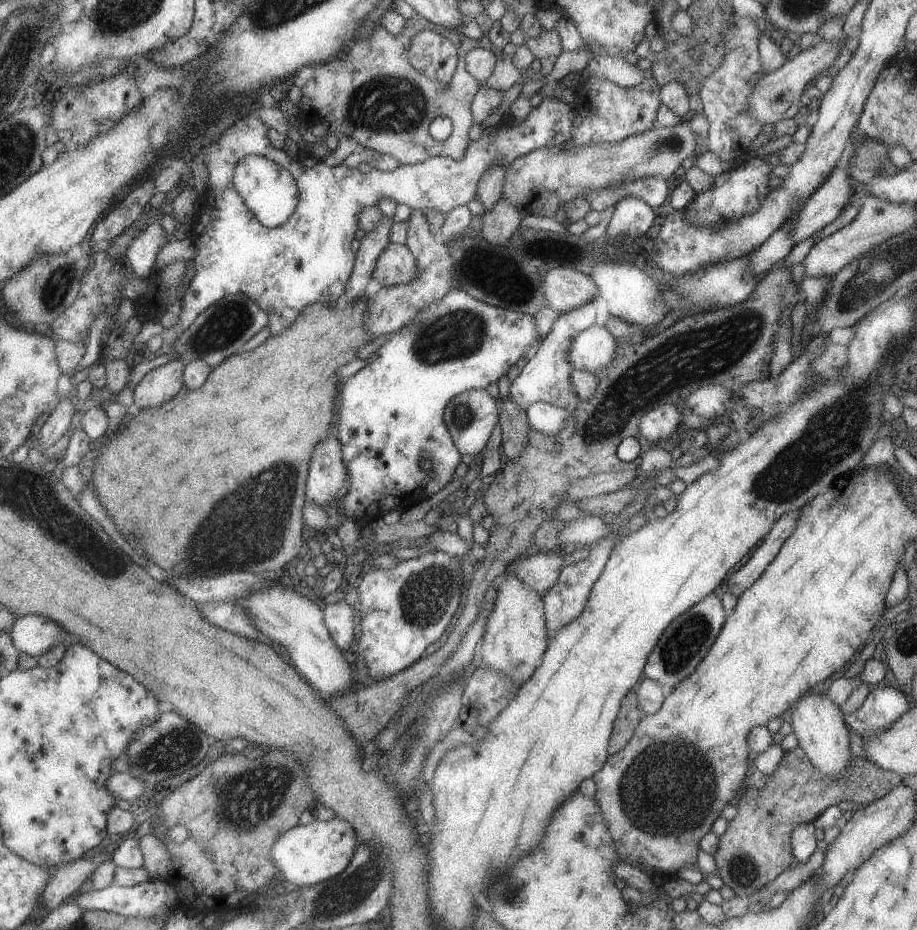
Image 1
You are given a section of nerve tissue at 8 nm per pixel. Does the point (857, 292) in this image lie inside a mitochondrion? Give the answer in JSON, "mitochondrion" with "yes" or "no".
{"mitochondrion":"yes"}

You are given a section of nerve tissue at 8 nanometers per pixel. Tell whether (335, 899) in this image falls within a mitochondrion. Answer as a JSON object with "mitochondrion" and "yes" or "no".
{"mitochondrion":"yes"}

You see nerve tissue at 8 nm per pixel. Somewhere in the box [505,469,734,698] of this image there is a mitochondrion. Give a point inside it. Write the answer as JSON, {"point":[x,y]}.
{"point":[683,646]}

